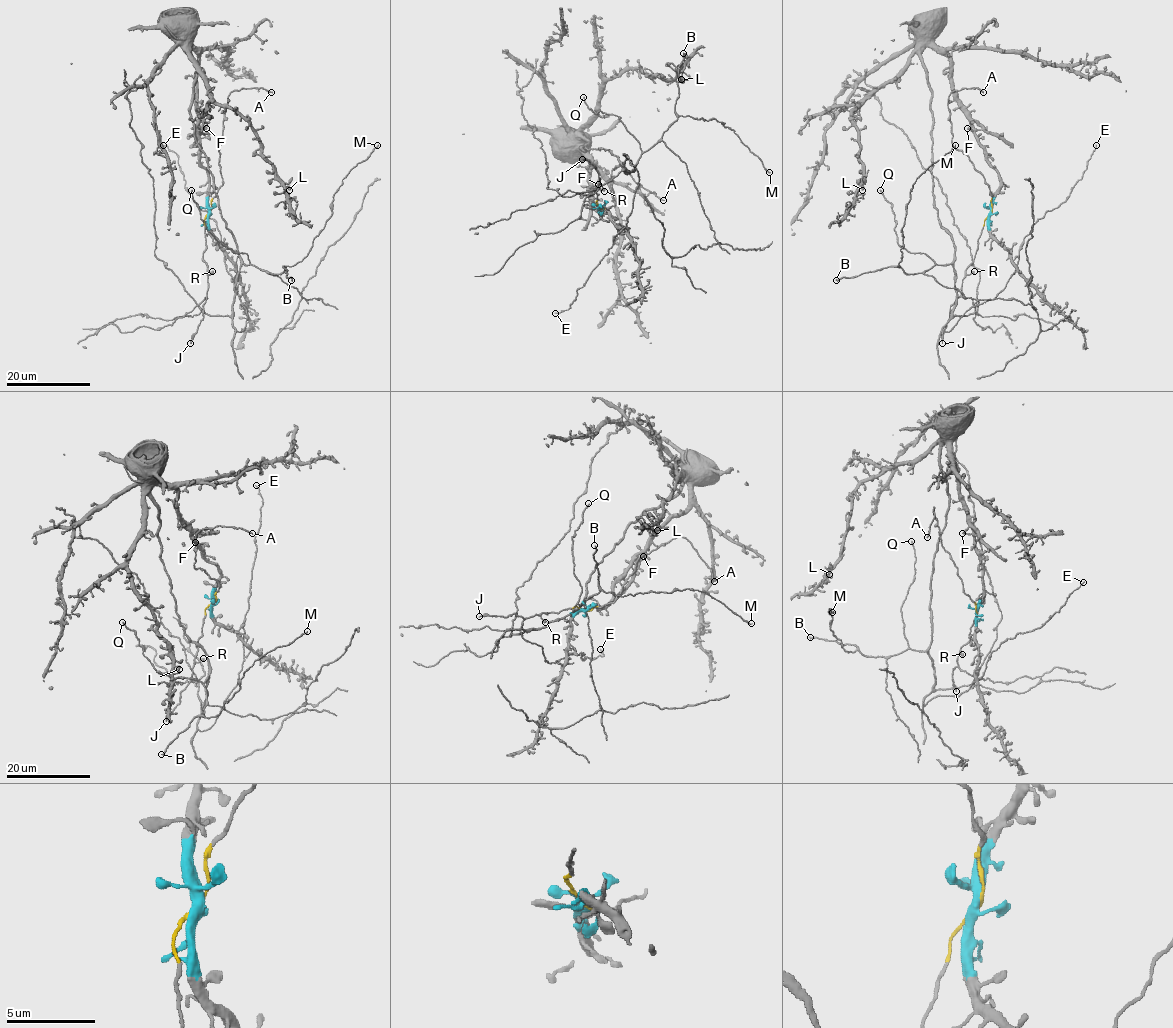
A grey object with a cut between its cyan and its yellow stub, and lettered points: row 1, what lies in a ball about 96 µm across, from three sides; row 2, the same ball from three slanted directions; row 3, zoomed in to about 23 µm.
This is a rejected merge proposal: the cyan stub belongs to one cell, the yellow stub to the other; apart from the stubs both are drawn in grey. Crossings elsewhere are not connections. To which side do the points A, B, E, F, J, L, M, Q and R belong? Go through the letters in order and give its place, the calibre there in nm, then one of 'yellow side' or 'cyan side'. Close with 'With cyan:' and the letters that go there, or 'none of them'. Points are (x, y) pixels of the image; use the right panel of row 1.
A: place (983, 92); calibre 190 nm; yellow side
B: place (836, 280); calibre 160 nm; cyan side
E: place (1096, 145); calibre 130 nm; cyan side
F: place (967, 128); calibre 320 nm; cyan side
J: place (942, 343); calibre 170 nm; yellow side
L: place (862, 190); calibre 400 nm; cyan side
M: place (955, 145); calibre 160 nm; cyan side
Q: place (880, 190); calibre 200 nm; cyan side
R: place (974, 271); calibre 380 nm; yellow side
With cyan: B, E, F, L, M, Q

